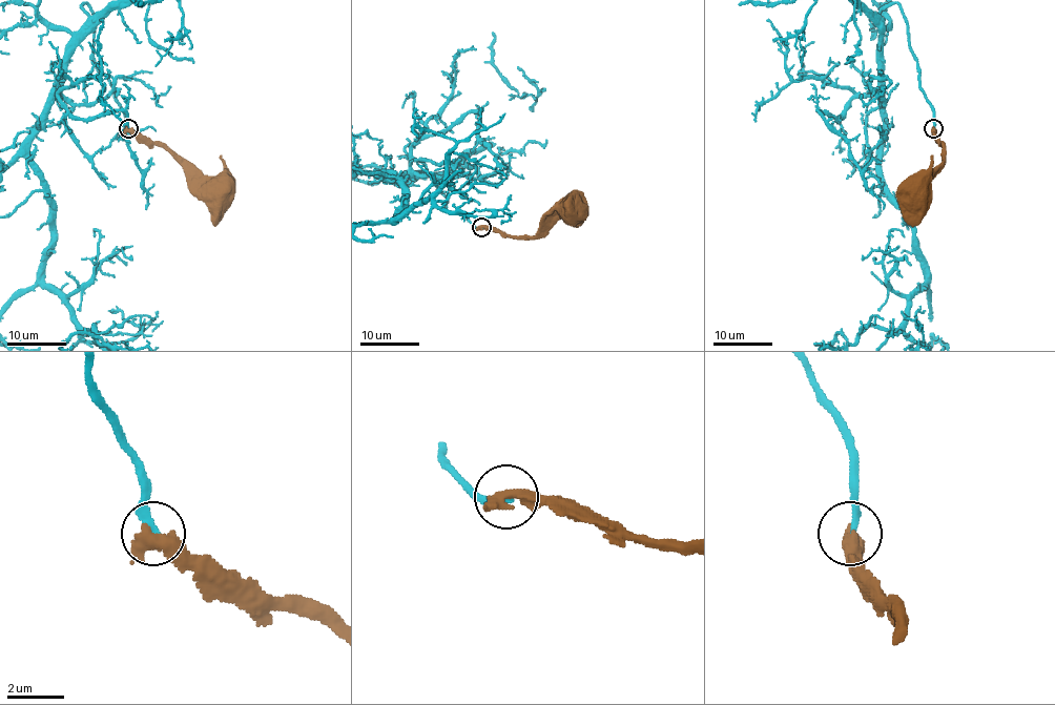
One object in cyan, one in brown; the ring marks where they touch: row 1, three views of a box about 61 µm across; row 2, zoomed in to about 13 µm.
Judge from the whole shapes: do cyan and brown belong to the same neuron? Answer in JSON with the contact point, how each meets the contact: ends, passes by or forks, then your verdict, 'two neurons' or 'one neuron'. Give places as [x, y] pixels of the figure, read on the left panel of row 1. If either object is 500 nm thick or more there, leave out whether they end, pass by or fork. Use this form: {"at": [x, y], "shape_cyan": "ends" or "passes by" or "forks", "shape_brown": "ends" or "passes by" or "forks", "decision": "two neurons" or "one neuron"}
{"at": [128, 128], "decision": "two neurons"}

